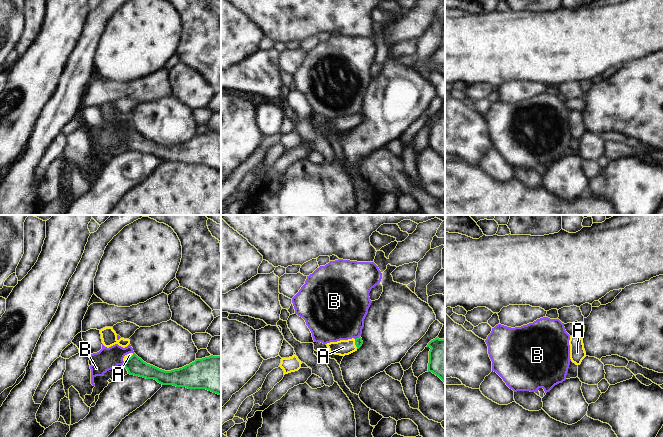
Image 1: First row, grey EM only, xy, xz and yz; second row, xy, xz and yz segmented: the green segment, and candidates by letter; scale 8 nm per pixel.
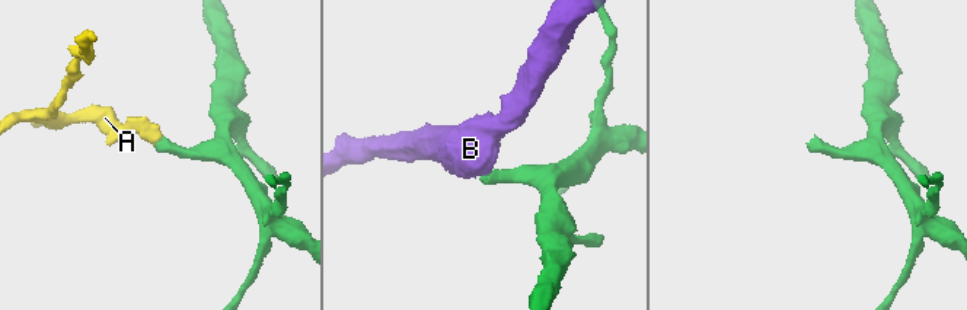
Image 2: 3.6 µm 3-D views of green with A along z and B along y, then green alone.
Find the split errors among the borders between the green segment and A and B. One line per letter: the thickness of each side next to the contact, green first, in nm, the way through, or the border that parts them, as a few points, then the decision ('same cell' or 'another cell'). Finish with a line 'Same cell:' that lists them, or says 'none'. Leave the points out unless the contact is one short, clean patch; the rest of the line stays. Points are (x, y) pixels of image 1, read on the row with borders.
A: calibres 60 and 130 nm; way xz (358, 341), (355, 344), (343, 347); same cell
B: calibres 60 and 420 nm; border xz (359, 335), (355, 339); another cell
Same cell: A

